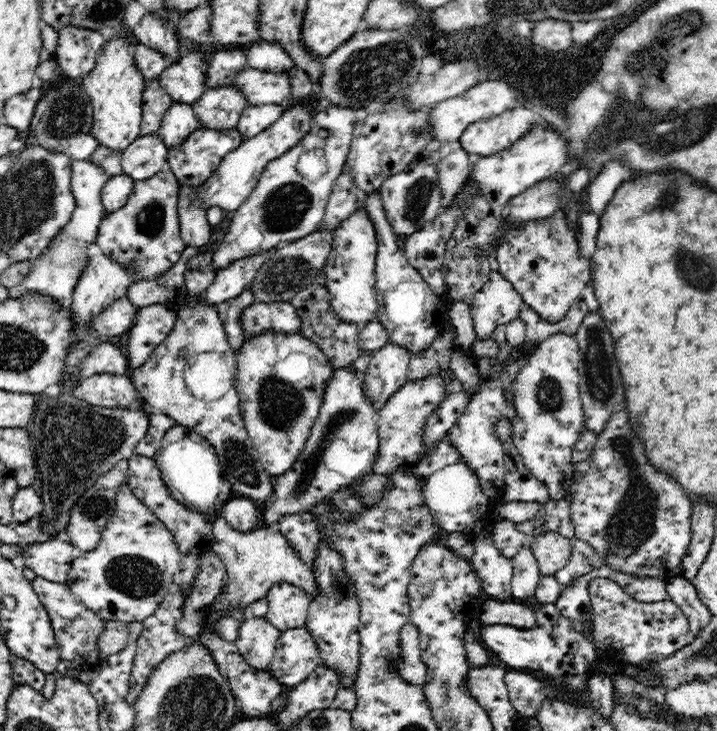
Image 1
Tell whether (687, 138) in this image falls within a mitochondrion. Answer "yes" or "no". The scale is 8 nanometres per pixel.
yes

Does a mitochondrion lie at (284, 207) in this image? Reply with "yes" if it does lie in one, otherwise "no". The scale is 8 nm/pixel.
yes

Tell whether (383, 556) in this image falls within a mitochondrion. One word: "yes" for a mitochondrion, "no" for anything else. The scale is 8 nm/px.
yes

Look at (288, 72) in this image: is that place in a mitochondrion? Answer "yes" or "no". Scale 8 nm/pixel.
no

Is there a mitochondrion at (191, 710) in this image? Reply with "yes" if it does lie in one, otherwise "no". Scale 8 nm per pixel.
yes

